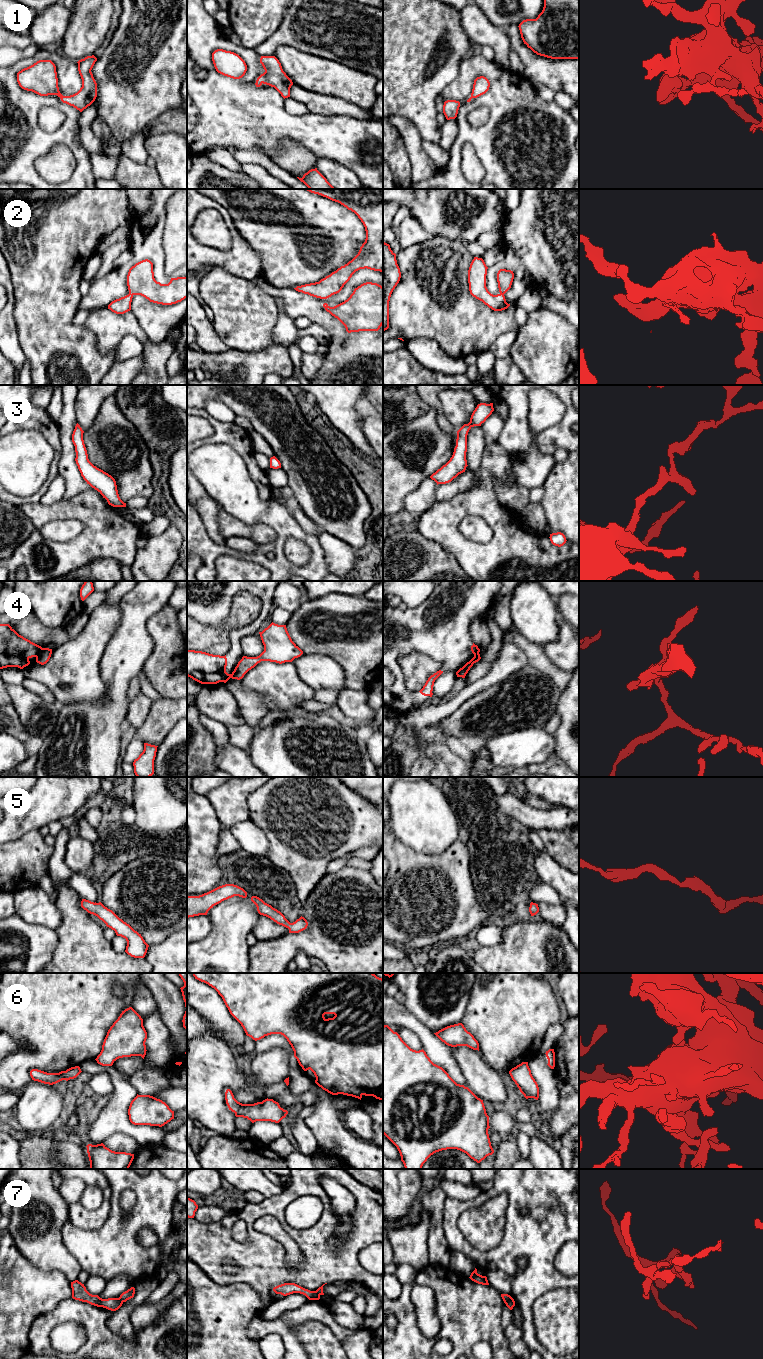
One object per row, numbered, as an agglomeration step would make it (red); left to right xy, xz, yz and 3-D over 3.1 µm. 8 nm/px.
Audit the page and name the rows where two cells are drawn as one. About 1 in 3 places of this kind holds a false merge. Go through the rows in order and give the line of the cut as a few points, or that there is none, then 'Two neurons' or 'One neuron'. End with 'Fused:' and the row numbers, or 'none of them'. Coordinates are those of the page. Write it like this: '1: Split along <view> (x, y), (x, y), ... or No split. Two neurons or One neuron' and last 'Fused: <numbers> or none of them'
1: No split. One neuron
2: No split. One neuron
3: No split. One neuron
4: Split along xy (42, 648), (35, 656). Two neurons
5: No split. One neuron
6: No split. One neuron
7: Split along xy (119, 1297), (123, 1301). Two neurons
Fused: 4, 7

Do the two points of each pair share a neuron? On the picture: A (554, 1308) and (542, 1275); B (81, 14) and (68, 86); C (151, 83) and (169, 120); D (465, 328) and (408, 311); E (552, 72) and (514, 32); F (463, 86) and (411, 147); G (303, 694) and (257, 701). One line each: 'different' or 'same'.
A: different
B: different
C: different
D: same
E: same
F: different
G: different

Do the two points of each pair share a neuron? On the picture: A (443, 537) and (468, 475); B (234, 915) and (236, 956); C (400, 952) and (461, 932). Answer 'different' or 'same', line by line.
A: different
B: same
C: different

